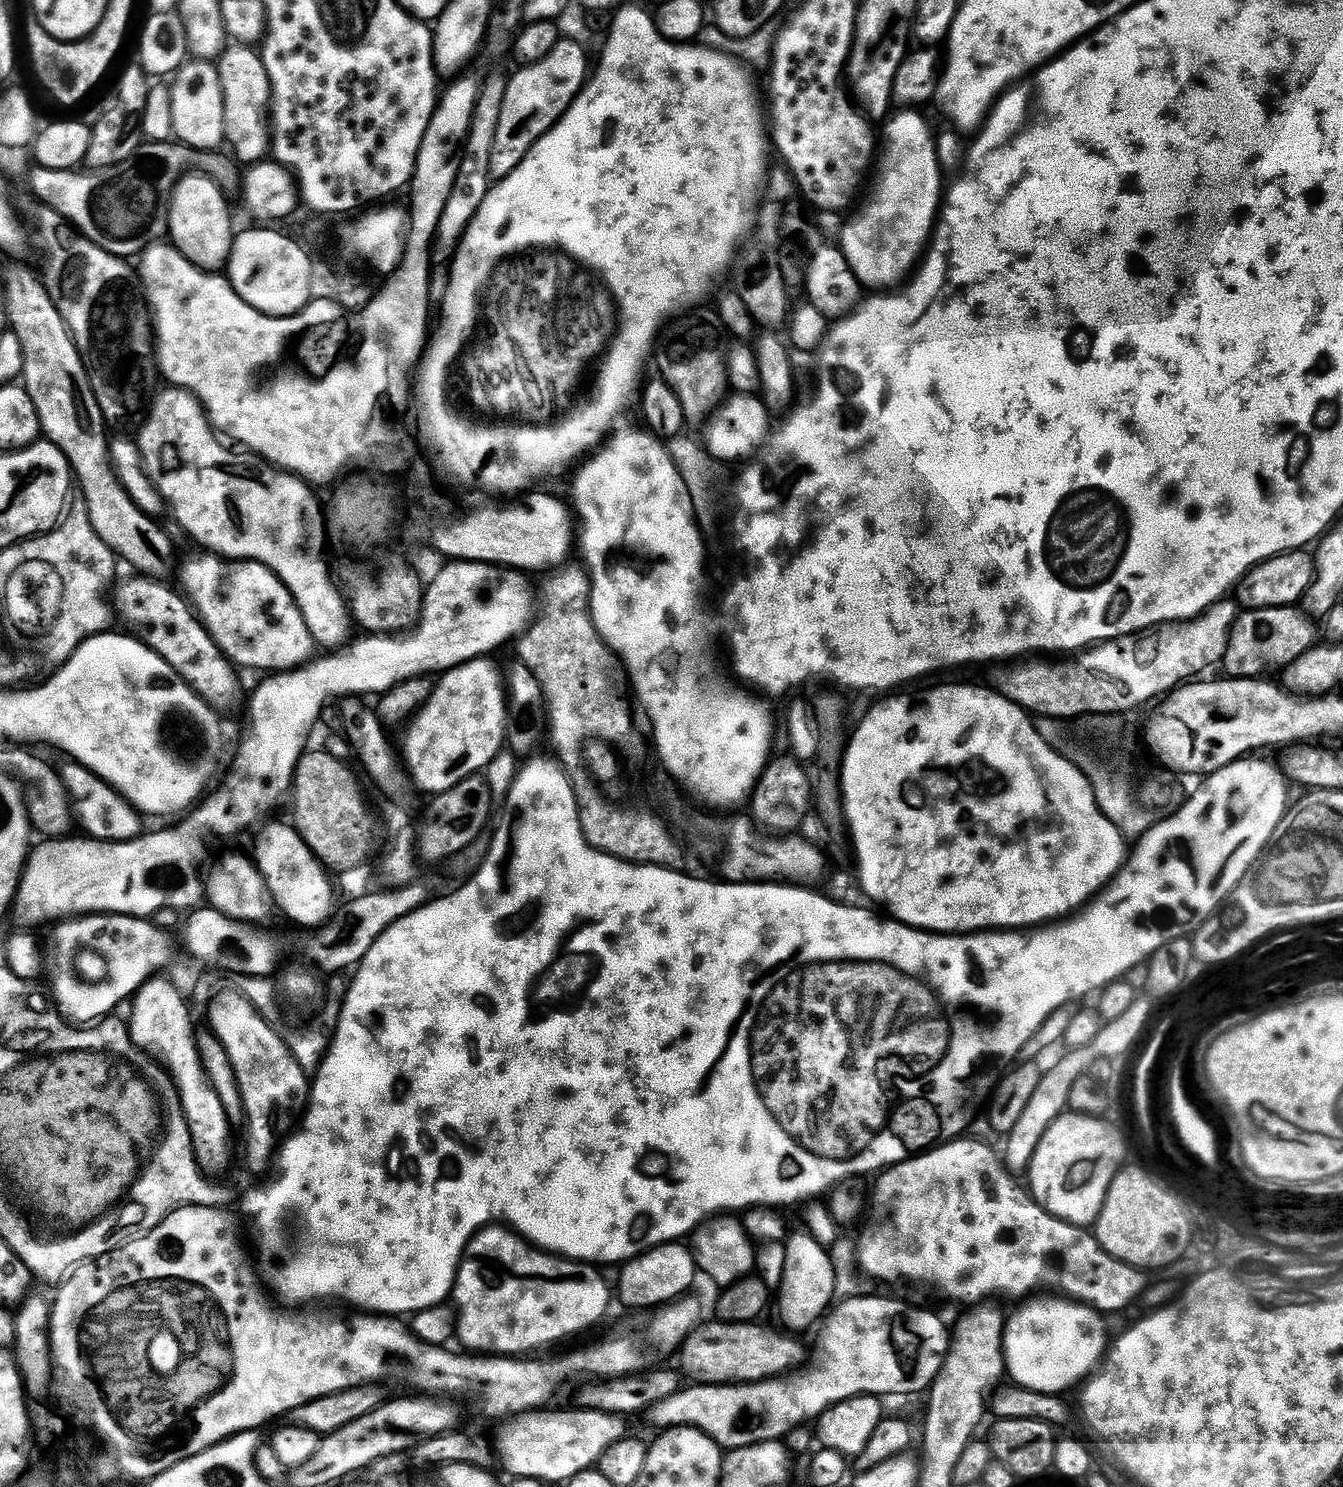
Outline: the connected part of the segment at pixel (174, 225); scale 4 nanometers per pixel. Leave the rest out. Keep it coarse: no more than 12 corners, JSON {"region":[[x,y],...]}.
{"region":[[209,176],[176,183],[173,248],[213,274],[232,253],[229,197]]}

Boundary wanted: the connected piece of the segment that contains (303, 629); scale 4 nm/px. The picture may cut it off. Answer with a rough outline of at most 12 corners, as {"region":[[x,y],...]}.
{"region":[[204,554],[180,580],[233,665],[313,659],[286,585],[252,560]]}

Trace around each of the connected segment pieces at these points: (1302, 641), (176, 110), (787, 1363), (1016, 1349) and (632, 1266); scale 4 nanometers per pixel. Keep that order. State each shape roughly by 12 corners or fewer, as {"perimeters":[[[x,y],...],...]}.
{"perimeters":[[[1296,606],[1236,617],[1222,661],[1255,680],[1317,647]],[[188,62],[171,81],[179,143],[216,150],[224,138],[220,69]],[[760,1322],[697,1326],[678,1349],[697,1384],[754,1384],[805,1361]],[[1071,1298],[1007,1317],[1004,1362],[1021,1388],[1064,1394],[1110,1344]],[[684,1242],[659,1244],[619,1272],[621,1302],[655,1310],[698,1277]]]}

